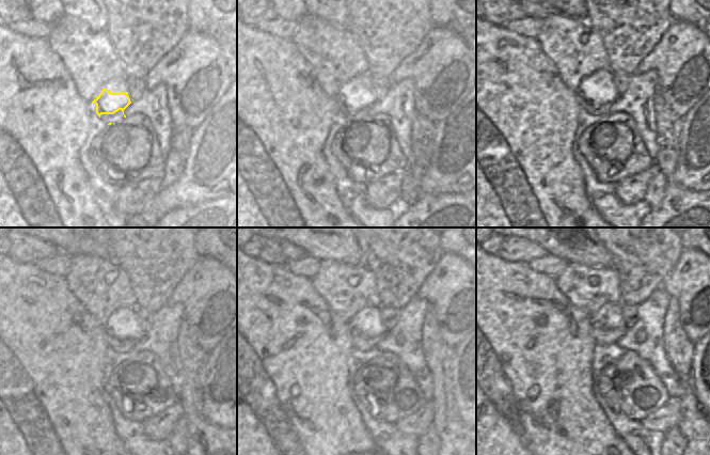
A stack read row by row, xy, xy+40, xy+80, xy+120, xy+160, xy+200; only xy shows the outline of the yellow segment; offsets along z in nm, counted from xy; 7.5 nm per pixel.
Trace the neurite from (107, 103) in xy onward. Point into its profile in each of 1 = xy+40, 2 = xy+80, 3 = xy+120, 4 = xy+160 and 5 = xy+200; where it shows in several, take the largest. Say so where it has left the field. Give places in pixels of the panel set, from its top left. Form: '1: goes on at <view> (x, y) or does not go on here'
1: goes on at xy+40 (354, 103)
2: goes on at xy+80 (594, 104)
3: goes on at xy+120 (126, 330)
4: goes on at xy+160 (366, 326)
5: goes on at xy+200 (608, 326)

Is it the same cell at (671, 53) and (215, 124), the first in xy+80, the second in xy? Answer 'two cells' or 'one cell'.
two cells

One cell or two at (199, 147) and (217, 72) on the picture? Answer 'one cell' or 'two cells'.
two cells

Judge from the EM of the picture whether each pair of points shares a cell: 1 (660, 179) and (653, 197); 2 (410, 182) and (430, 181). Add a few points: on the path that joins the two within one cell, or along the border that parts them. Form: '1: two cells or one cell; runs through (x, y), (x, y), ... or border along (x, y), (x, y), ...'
1: one cell; runs through (658, 184), (658, 189), (655, 192)
2: two cells; border along (425, 170), (421, 177), (420, 194)

